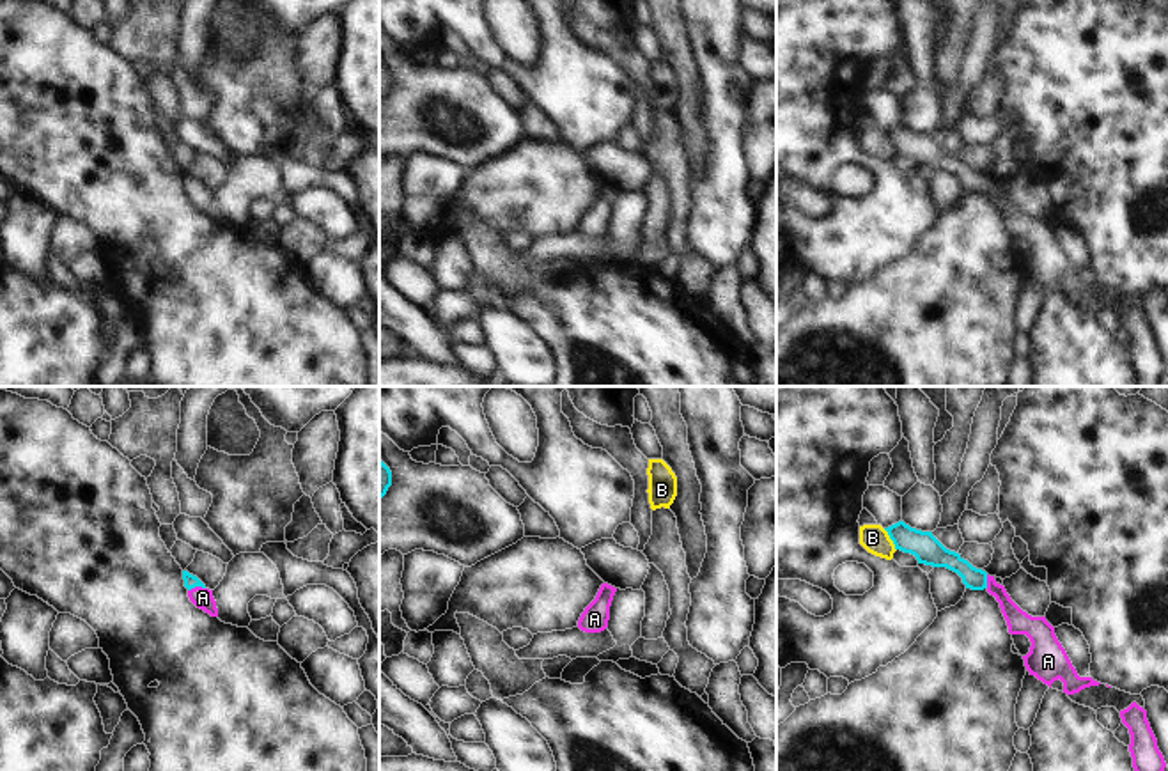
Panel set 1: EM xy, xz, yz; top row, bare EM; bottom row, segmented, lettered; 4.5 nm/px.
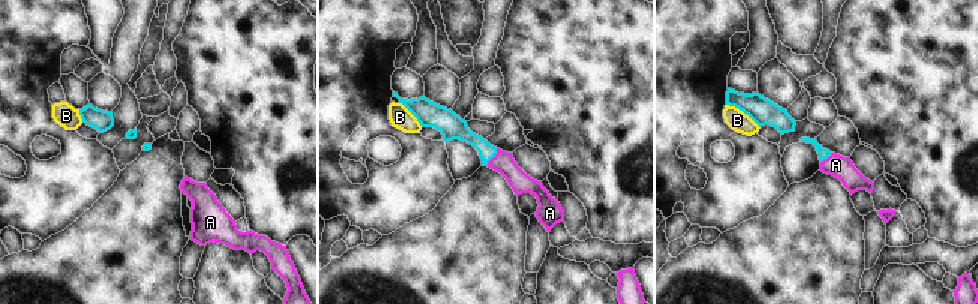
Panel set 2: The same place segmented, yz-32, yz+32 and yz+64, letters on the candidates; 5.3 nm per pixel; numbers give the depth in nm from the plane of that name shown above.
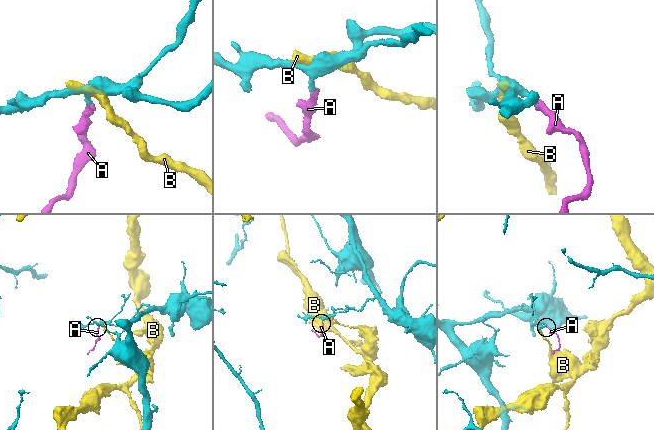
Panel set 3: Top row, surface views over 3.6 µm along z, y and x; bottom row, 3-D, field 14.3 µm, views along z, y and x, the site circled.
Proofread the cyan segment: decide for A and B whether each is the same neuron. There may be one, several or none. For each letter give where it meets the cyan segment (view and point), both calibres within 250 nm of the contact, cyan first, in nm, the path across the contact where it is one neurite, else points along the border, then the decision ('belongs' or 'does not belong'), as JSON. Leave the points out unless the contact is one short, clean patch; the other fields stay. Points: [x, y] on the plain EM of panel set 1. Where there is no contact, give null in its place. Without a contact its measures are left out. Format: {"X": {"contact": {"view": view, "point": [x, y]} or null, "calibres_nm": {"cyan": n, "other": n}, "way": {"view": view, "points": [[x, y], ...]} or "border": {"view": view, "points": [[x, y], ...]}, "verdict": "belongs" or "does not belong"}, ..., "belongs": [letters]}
{"A": {"contact": {"view": "xy", "point": [195, 188]}, "calibres_nm": {"cyan": 60, "other": 100}, "way": {"view": "xy", "points": [[190, 185], [195, 188], [202, 201]]}, "verdict": "belongs"}, "B": {"contact": {"view": "yz", "point": [890, 140]}, "calibres_nm": {"cyan": 130, "other": 120}, "verdict": "does not belong"}, "belongs": ["A"]}

